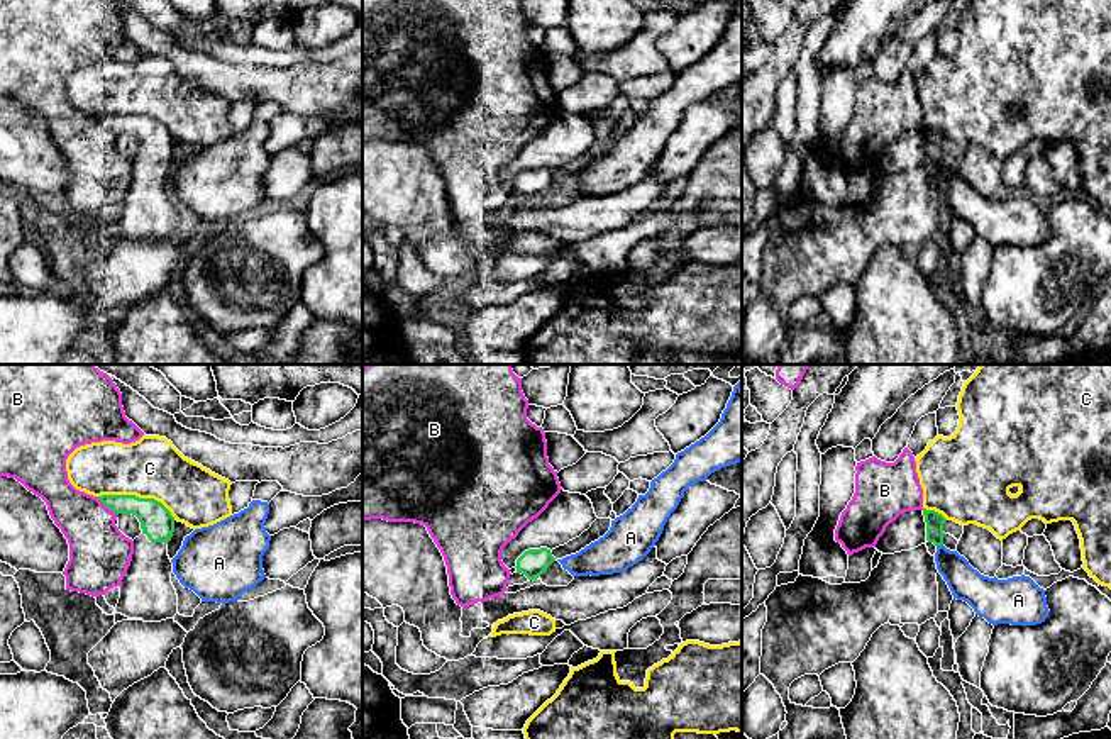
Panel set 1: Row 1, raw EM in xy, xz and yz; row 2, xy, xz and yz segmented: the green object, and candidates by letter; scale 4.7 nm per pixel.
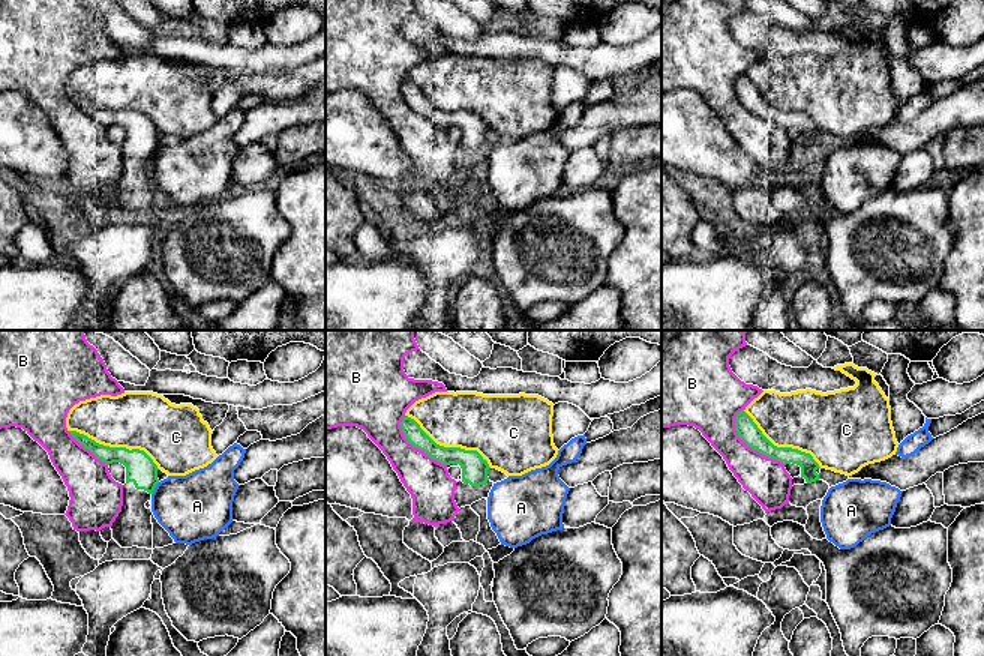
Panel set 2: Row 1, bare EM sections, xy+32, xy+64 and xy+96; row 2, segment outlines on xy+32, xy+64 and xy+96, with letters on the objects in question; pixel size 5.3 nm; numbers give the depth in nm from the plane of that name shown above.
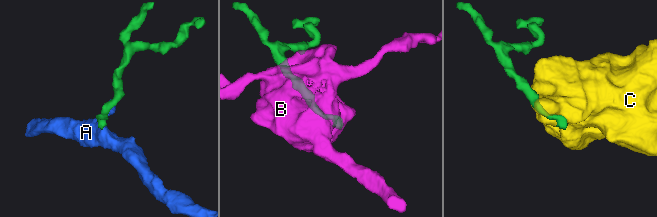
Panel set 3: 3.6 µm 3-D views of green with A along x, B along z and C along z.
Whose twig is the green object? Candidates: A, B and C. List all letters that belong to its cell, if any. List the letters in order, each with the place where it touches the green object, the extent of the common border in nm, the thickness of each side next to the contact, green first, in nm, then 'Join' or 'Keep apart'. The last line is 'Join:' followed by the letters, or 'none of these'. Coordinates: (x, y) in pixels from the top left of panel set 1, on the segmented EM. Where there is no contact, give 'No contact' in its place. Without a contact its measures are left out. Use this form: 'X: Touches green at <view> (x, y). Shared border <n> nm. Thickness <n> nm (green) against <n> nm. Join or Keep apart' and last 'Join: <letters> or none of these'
A: Touches green at yz (939, 544). Shared border 40 nm. Thickness 80 nm (green) against 160 nm. Keep apart
B: Touches green at xy (107, 505). Shared border 140 nm. Thickness 160 nm (green) against 300 nm. Keep apart
C: Touches green at xy (138, 497). Shared border 400 nm. Thickness 160 nm (green) against 280 nm. Keep apart
Join: none of these

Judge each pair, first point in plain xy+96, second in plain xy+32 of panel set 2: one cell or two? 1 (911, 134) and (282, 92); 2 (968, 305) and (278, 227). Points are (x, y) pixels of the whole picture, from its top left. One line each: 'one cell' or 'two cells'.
1: two cells
2: two cells

